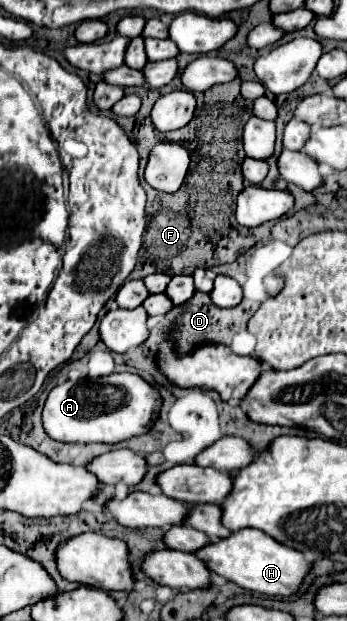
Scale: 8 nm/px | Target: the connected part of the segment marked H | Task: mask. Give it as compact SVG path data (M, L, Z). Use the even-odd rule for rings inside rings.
M252 528L234 532L226 540L208 544L206 548L198 550L196 556L200 560L204 560L212 572L224 576L226 580L230 580L246 590L260 592L264 596L288 598L288 596L296 594L300 590L304 578L312 570L312 562L306 560L302 552L288 548L288 546L276 542L272 536L266 536L264 532L252 530Z

